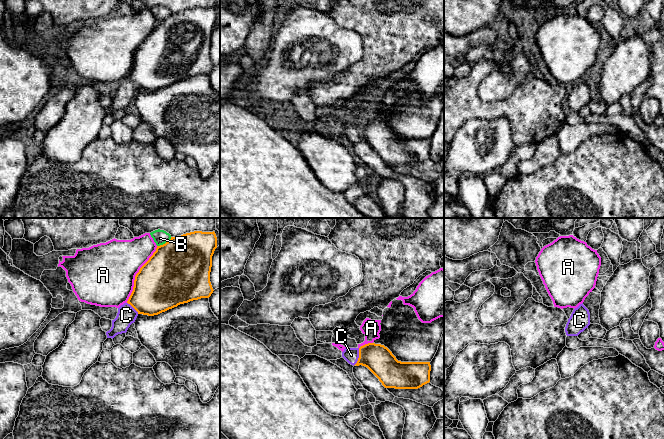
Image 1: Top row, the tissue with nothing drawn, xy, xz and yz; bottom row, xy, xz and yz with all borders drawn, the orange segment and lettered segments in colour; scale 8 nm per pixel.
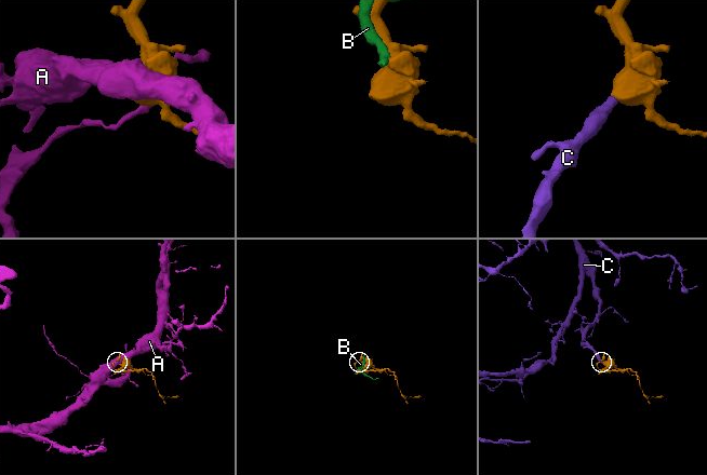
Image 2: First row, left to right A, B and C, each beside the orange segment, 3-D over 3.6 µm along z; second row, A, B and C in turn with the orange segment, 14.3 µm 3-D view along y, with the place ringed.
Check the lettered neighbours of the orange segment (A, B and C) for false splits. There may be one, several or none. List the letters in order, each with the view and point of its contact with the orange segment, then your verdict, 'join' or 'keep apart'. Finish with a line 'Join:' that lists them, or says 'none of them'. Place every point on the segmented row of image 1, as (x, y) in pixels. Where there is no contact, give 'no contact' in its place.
A: xy (136, 274) | keep apart
B: xy (165, 243) | keep apart
C: xz (359, 357) | join
Join: C

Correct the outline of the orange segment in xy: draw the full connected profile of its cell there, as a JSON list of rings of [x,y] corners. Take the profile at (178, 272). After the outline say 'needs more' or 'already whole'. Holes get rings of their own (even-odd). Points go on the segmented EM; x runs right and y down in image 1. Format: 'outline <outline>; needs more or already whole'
outline [[[194,231],[171,239],[157,246],[156,251],[140,268],[135,276],[133,291],[126,303],[118,308],[112,327],[106,332],[107,338],[126,333],[139,314],[154,316],[180,304],[201,298],[209,298],[213,293],[210,282],[212,256],[217,248],[215,232]]]; needs more

